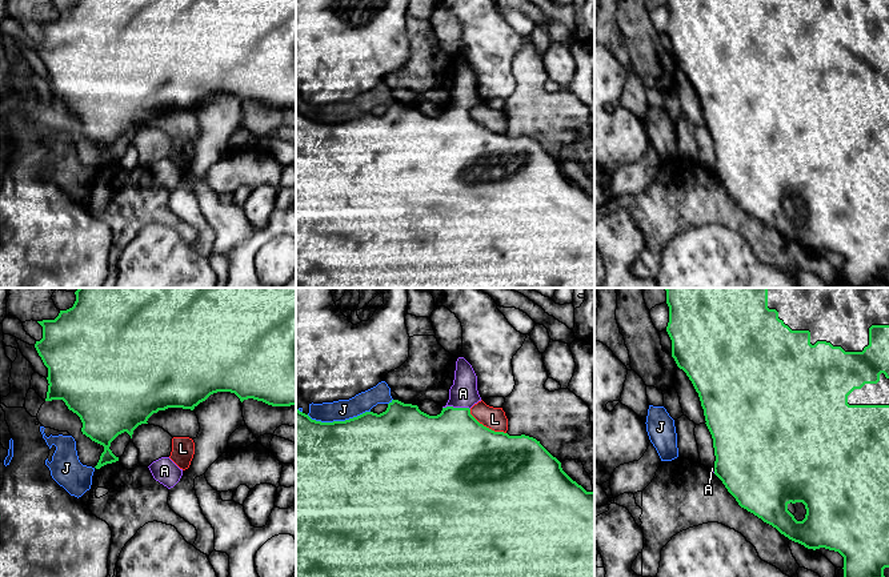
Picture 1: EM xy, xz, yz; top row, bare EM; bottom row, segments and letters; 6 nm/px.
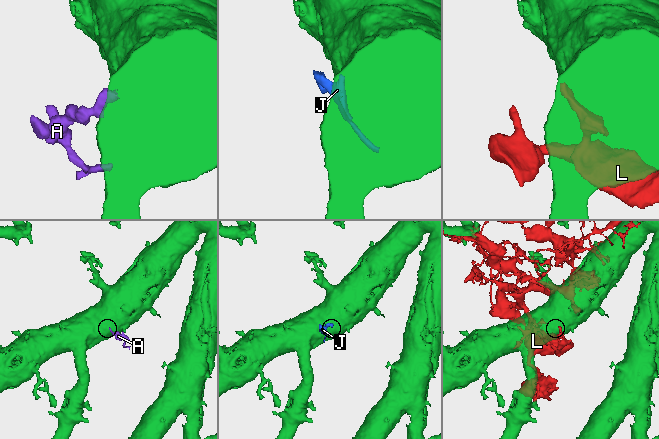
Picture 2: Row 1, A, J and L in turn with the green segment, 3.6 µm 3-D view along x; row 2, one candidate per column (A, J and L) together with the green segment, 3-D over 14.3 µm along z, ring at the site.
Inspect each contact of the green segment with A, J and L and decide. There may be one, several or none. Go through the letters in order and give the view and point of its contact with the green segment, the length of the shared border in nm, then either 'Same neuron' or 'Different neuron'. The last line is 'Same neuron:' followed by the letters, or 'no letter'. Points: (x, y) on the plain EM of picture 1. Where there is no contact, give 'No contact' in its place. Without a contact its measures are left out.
A: Touches green at xz (456, 109). Shared border 170 nm. Same neuron
J: Touches green at xz (337, 123). Shared border 380 nm. Different neuron
L: Touches green at xz (485, 128). Shared border 260 nm. Different neuron
Same neuron: A

